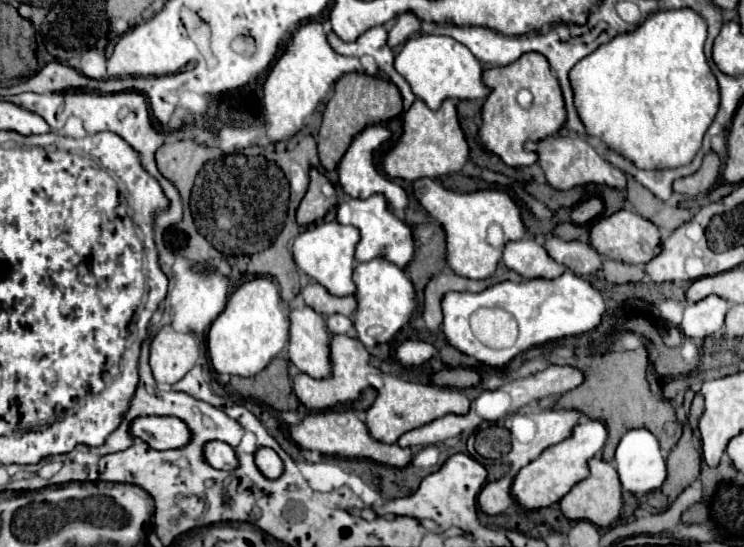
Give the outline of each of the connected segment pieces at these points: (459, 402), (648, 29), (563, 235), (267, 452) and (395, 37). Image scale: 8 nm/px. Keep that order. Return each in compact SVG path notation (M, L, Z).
M384 375L384 387L378 392L374 403L366 411L366 427L372 439L380 443L396 443L400 435L406 431L418 429L438 417L444 417L448 413L454 415L466 415L470 411L470 401L466 395L462 395L458 389L450 387L434 387L434 385L420 384L403 379L395 375Z
M668 9L668 11L656 11L650 13L634 31L628 33L620 33L614 39L610 39L608 43L600 45L596 51L592 51L590 55L586 55L584 59L580 59L568 73L570 77L570 87L574 93L574 107L578 111L578 117L586 129L588 135L598 137L608 149L616 151L618 155L622 155L624 159L632 161L638 169L676 169L676 167L684 167L688 165L694 155L698 153L700 145L702 145L702 137L706 133L706 129L710 127L710 123L714 121L714 115L718 111L718 103L720 103L720 93L718 93L718 83L708 67L708 61L704 57L704 41L706 41L706 21L692 9Z
M558 223L554 227L554 235L558 235L564 241L574 241L586 235L586 227L584 225L576 225L576 223Z
M258 447L258 451L254 453L254 463L268 479L278 479L278 475L282 475L282 459L278 459L274 449Z
M402 13L400 17L396 17L396 23L392 25L392 29L388 31L388 45L392 49L400 47L404 41L408 41L410 37L422 33L420 29L420 21L414 13Z

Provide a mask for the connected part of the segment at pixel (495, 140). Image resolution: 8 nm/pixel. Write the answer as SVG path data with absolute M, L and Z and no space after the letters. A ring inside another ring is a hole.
M524 53L520 59L506 67L484 69L482 81L492 91L482 105L482 125L478 129L478 141L484 145L486 151L498 155L508 167L534 165L538 157L532 151L526 151L524 145L528 141L536 143L554 135L566 121L562 91L558 87L558 79L554 79L554 75L550 73L546 57L538 53ZM520 89L528 89L534 95L530 109L522 109L518 105L516 93Z

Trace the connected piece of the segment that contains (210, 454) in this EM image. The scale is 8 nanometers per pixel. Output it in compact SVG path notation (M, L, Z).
M208 441L202 449L204 453L204 461L214 467L214 469L224 469L224 471L232 471L234 467L238 467L238 461L234 459L234 451L230 445L222 443L222 441Z

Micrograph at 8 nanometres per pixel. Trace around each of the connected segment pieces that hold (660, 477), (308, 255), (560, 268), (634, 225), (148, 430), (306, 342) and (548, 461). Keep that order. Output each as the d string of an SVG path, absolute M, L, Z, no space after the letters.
M632 429L628 431L616 449L614 465L622 483L622 489L634 493L634 495L646 495L654 489L658 489L666 479L666 461L662 455L662 449L656 441L656 437L648 429Z
M336 221L316 223L294 239L292 257L296 261L296 267L302 269L316 283L326 287L330 295L336 295L336 297L354 295L352 269L354 269L354 249L358 239L360 235L356 227L340 225Z
M520 239L514 243L506 243L504 247L504 263L508 269L520 273L524 279L554 279L566 271L564 265L554 263L546 255L546 249L534 239Z
M620 209L606 219L604 217L598 219L590 229L588 241L598 251L600 257L608 257L608 259L632 263L632 265L644 265L654 255L658 255L662 239L658 235L658 229L654 227L654 223L650 223L648 219L642 219L638 213L634 213L630 209Z
M136 417L128 431L132 437L142 439L156 451L178 449L190 441L186 423L174 417Z
M302 307L288 313L290 319L290 337L288 337L288 359L302 373L324 379L330 375L330 357L328 357L328 331L324 317L314 309Z
M598 421L578 423L572 429L570 437L548 447L538 459L534 459L532 463L528 463L526 467L522 467L518 471L518 475L514 477L512 487L510 487L510 495L512 495L514 503L522 511L536 511L536 509L550 507L552 503L560 501L578 481L582 481L586 477L588 459L592 459L598 451L602 451L606 439L608 439L608 435L606 435L604 423L598 423Z

